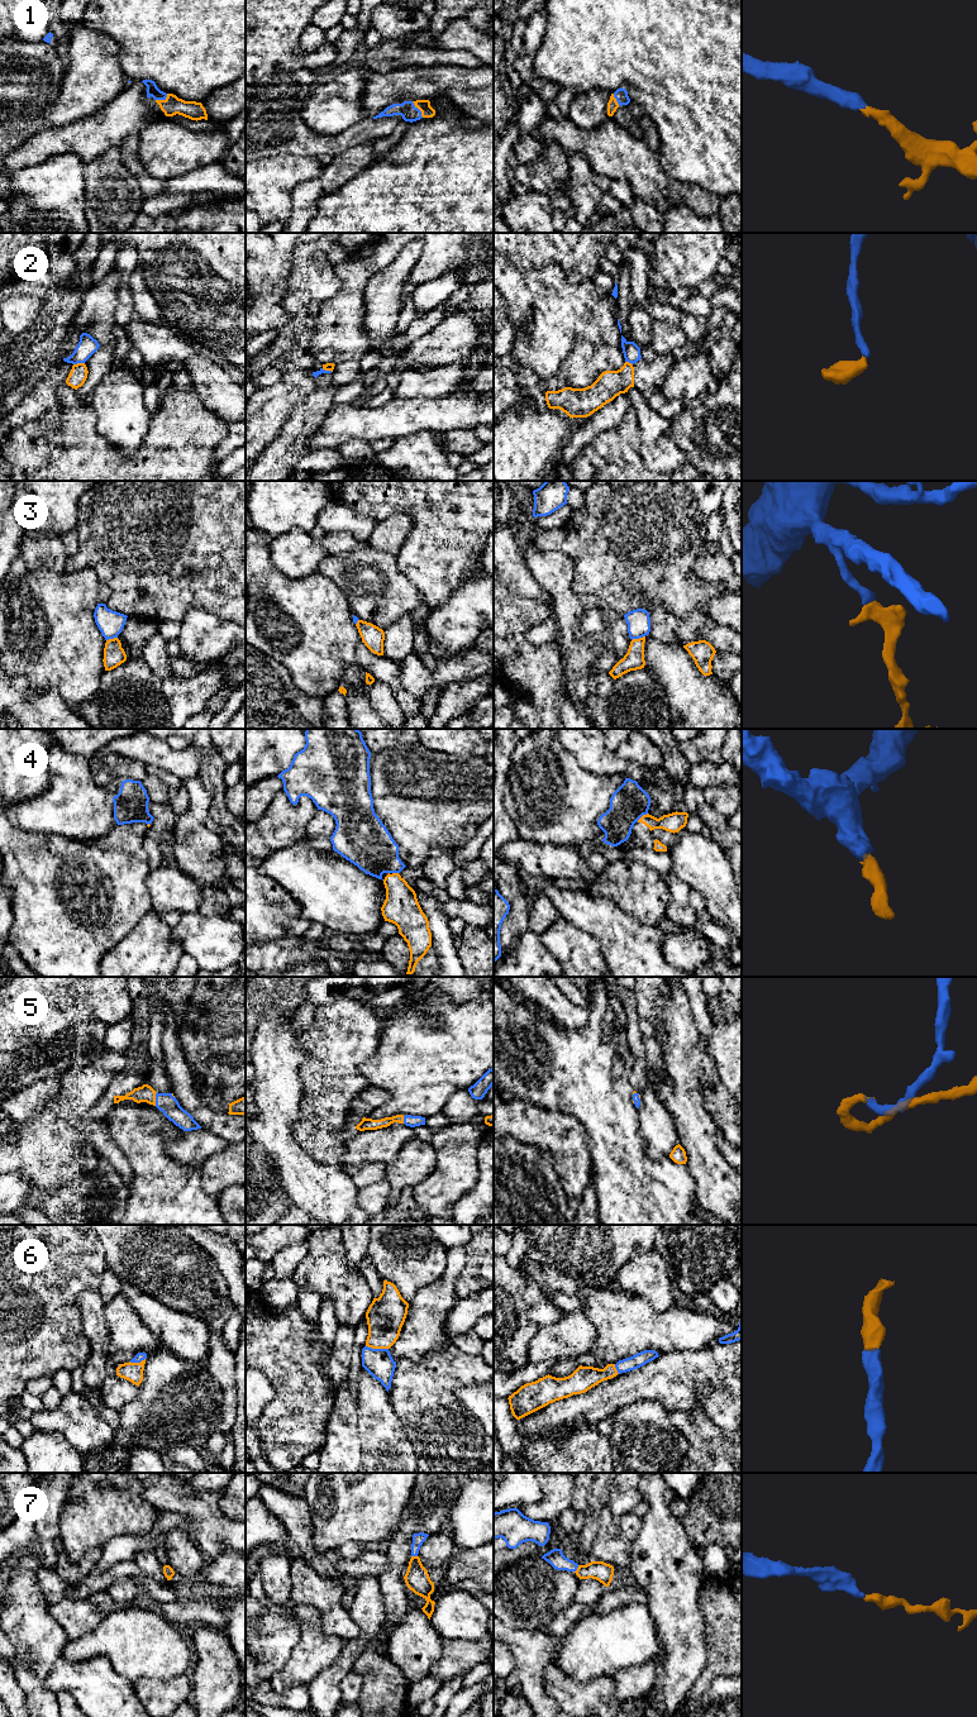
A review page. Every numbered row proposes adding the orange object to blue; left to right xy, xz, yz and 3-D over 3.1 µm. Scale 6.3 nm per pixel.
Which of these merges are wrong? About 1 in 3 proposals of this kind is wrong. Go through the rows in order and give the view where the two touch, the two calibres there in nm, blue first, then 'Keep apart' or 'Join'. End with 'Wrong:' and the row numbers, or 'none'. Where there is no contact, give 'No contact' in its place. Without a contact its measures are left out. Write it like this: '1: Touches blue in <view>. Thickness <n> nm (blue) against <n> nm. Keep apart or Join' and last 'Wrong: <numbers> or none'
1: Touches blue in xz. Thickness 110 nm (blue) against 80 nm. Join
2: Touches blue in xy. Thickness 120 nm (blue) against 120 nm. Keep apart
3: Touches blue in yz. Thickness 150 nm (blue) against 130 nm. Keep apart
4: Touches blue in yz. Thickness 240 nm (blue) against 120 nm. Keep apart
5: Touches blue in xy. Thickness 120 nm (blue) against 110 nm. Join
6: Touches blue in xz. Thickness 180 nm (blue) against 240 nm. Join
7: Touches blue in yz. Thickness 110 nm (blue) against 120 nm. Join
Wrong: 2, 3, 4

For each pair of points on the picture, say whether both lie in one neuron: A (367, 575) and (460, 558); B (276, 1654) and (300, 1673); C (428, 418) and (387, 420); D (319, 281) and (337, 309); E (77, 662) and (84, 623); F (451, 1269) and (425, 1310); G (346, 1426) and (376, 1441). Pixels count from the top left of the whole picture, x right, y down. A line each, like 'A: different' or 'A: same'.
A: different
B: different
C: same
D: different
E: same
F: same
G: different

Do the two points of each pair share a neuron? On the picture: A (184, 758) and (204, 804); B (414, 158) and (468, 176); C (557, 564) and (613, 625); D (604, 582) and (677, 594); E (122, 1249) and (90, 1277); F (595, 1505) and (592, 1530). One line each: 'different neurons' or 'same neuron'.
A: different neurons
B: same neuron
C: same neuron
D: same neuron
E: different neurons
F: same neuron

